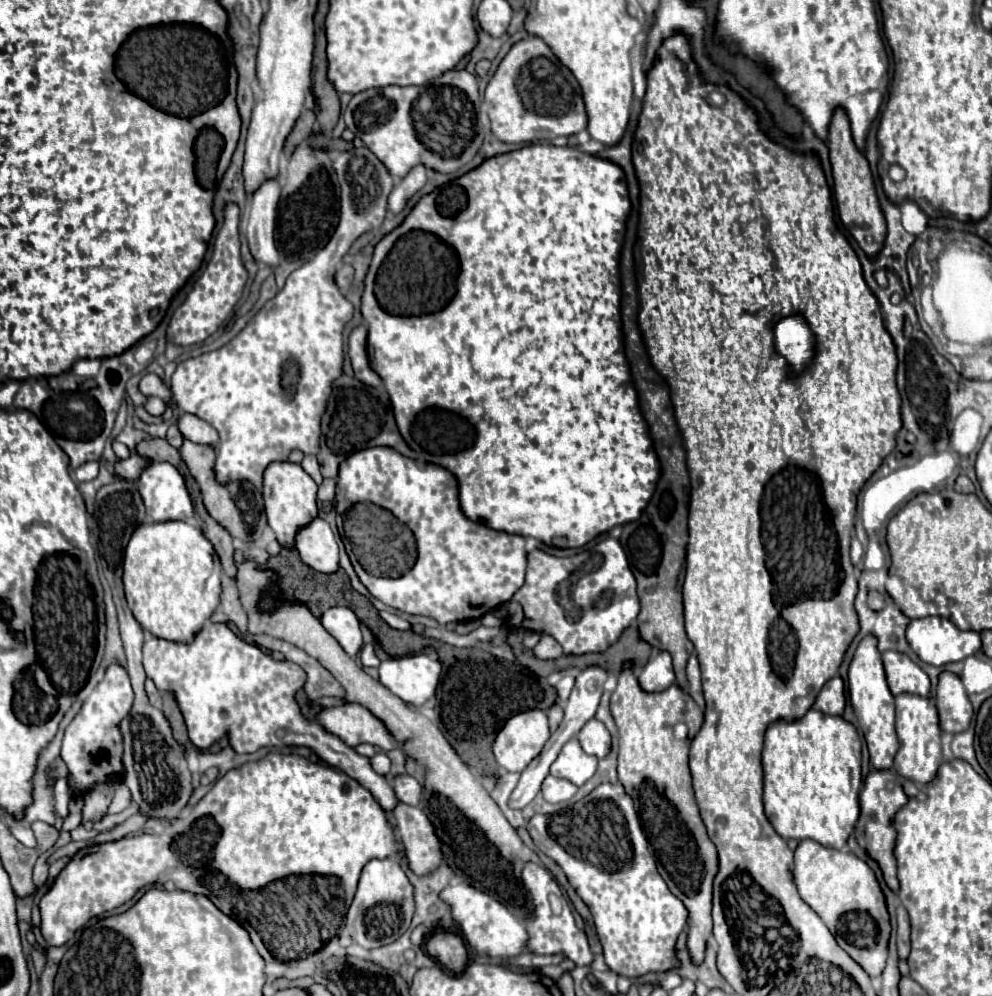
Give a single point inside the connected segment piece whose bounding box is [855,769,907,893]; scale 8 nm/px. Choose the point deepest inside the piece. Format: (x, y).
(881, 796)

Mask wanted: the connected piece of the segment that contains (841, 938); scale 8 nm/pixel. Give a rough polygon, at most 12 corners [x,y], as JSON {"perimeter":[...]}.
{"perimeter":[[803,839],[801,899],[871,977],[891,925],[871,867]]}

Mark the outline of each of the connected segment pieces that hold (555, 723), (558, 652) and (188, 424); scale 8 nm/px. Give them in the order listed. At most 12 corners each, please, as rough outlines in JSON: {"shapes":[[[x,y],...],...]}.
{"shapes":[[[559,701],[547,709],[551,731],[563,719],[563,705]],[[551,635],[533,647],[539,659],[557,659],[563,649]],[[183,413],[179,431],[193,443],[219,445],[219,433],[197,415]]]}

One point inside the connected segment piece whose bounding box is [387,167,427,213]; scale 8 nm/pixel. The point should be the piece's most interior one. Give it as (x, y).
(406, 188)

